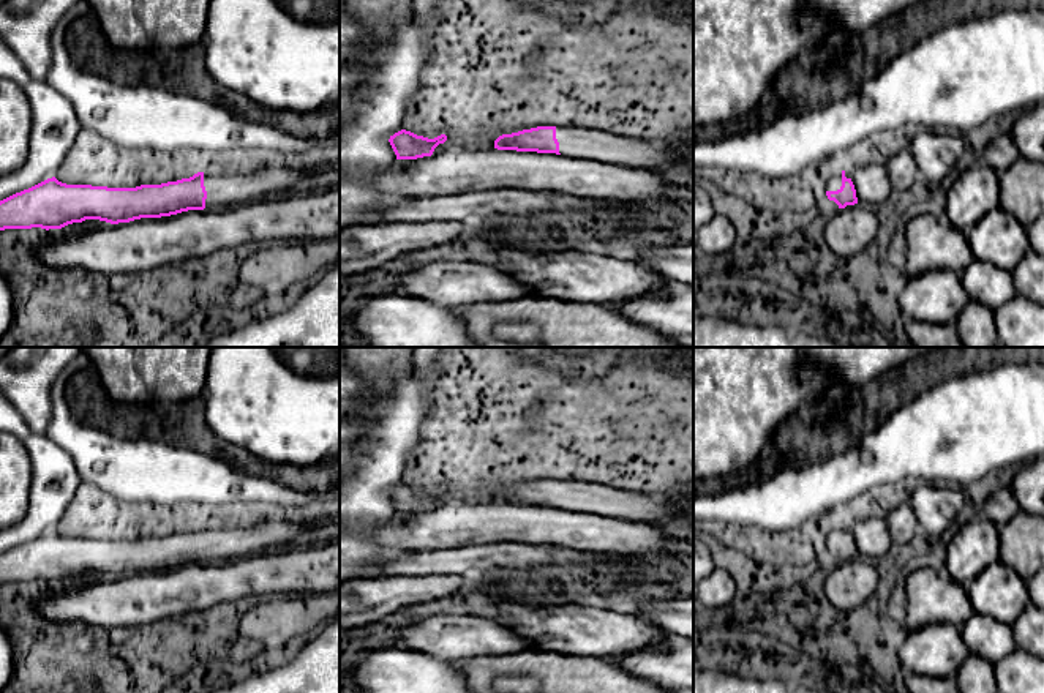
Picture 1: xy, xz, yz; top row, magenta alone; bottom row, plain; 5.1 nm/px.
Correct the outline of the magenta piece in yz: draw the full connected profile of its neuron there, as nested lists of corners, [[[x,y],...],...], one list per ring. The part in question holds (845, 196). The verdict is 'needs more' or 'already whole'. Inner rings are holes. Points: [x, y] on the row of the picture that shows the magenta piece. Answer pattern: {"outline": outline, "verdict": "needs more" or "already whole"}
{"outline": [[[840,170],[828,178],[826,196],[834,200],[839,208],[858,204],[856,189],[848,170]]], "verdict": "needs more"}

